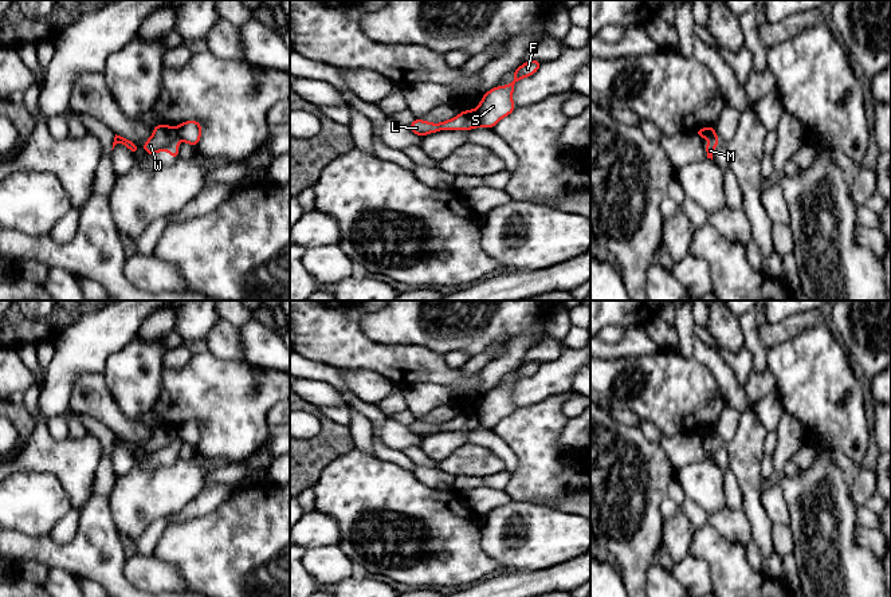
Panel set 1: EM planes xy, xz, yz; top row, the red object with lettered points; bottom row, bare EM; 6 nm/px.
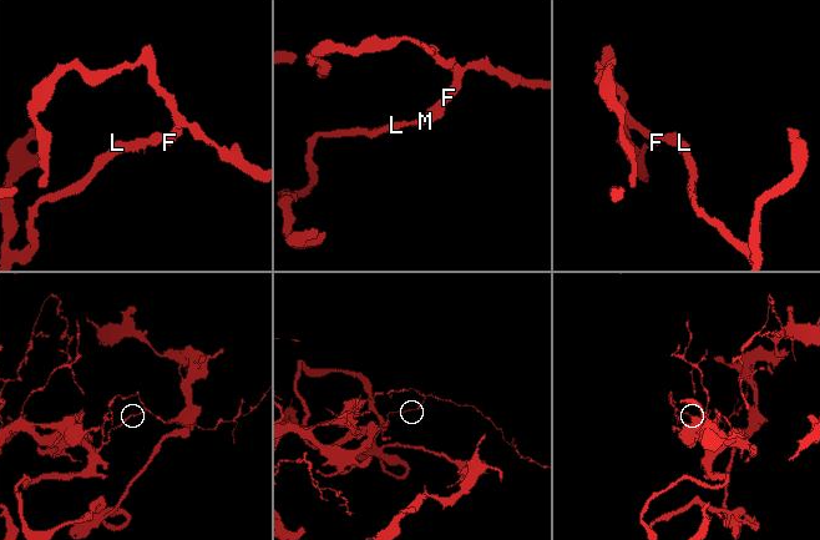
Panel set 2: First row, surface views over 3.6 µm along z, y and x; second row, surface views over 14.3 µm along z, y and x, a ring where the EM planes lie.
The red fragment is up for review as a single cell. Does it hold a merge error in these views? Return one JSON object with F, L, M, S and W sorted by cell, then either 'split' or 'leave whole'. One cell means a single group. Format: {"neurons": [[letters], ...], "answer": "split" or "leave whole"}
{"neurons": [["F", "S"], ["L", "M", "W"]], "answer": "split"}

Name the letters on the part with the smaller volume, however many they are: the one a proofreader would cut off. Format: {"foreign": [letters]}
{"foreign": ["F", "S"]}

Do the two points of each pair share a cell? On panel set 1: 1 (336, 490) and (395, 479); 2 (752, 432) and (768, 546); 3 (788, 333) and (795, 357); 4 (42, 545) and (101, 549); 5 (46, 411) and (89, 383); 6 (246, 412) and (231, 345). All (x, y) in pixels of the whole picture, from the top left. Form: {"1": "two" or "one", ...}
{"1": "one", "2": "one", "3": "two", "4": "one", "5": "two", "6": "two"}

